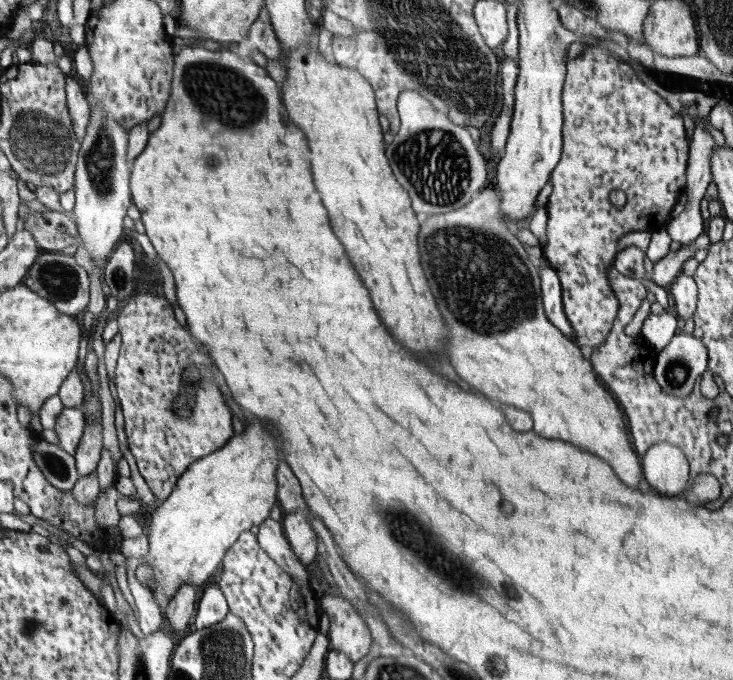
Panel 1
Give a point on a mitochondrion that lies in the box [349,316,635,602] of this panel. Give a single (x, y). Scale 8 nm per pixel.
(411, 532)

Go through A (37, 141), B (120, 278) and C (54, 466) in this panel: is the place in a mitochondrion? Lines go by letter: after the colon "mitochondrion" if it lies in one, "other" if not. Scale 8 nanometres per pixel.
A: mitochondrion
B: mitochondrion
C: mitochondrion

